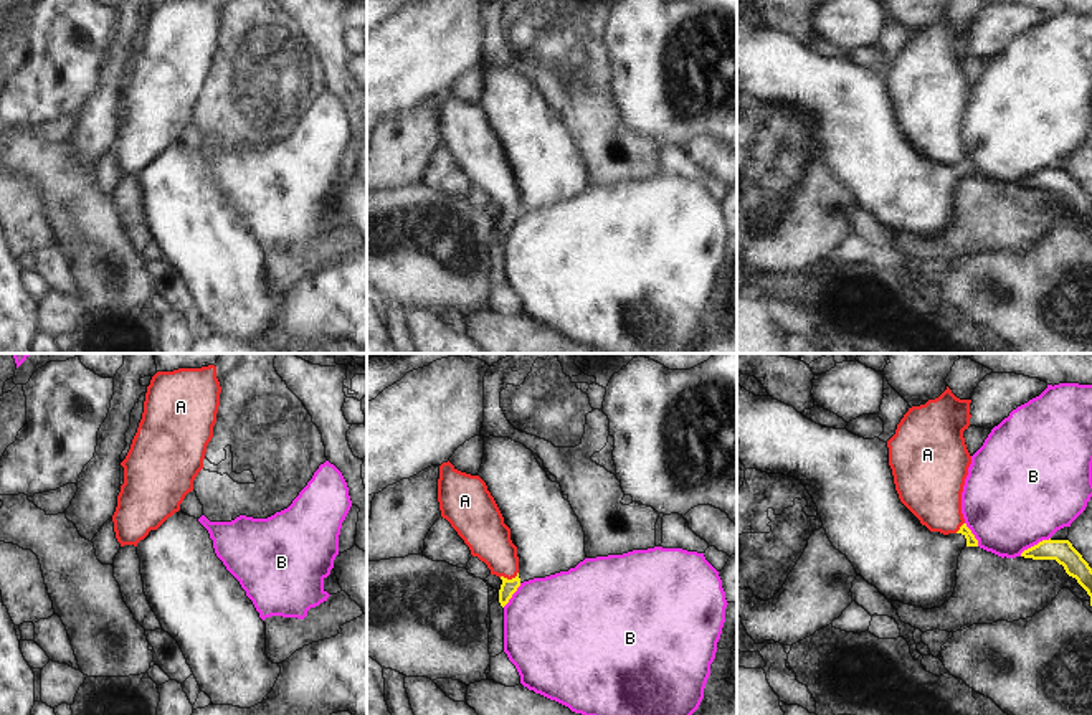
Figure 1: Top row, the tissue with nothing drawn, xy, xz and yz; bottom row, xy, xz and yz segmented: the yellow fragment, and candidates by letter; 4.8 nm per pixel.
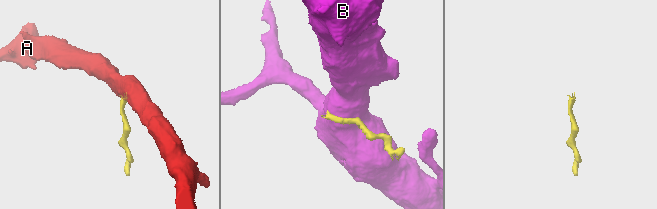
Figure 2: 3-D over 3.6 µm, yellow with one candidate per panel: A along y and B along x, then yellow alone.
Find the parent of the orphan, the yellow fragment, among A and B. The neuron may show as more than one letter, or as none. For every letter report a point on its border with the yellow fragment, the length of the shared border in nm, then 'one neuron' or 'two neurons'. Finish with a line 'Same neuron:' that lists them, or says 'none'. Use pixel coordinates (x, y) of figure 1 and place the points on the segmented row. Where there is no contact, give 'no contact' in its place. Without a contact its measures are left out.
A: xz (509, 580) | 100 nm | one neuron
B: yz (1035, 545) | 180 nm | two neurons
Same neuron: A

